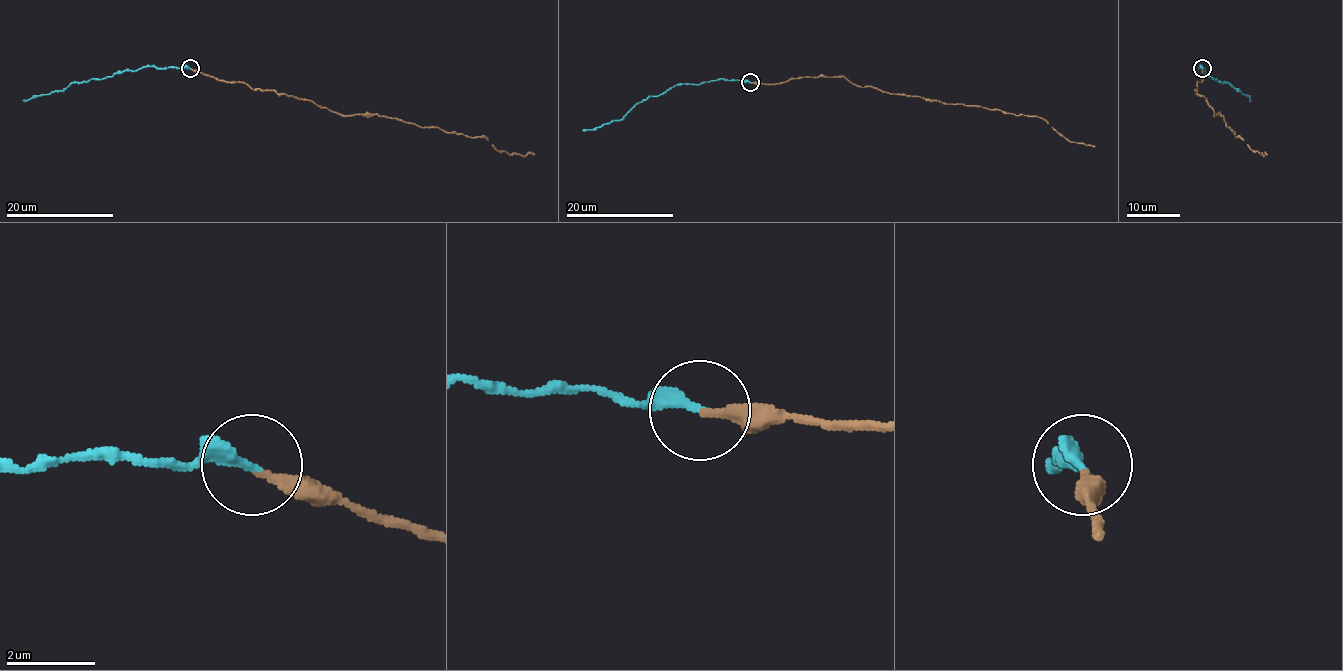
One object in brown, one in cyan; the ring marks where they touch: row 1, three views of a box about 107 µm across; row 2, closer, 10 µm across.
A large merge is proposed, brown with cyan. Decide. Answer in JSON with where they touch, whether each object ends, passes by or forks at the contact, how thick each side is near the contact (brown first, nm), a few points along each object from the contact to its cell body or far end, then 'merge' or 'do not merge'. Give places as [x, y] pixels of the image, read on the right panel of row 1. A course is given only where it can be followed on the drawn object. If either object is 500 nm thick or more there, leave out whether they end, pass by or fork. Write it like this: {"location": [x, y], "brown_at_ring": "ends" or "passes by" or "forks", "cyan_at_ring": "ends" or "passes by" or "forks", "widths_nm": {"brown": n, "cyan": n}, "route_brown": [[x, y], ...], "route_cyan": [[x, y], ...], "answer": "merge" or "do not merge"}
{"location": [1202, 68], "brown_at_ring": "ends", "cyan_at_ring": "passes by", "widths_nm": {"brown": 240, "cyan": 200}, "route_brown": [[1203, 69], [1196, 94], [1252, 150], [1267, 155]], "route_cyan": [[1203, 69], [1199, 69], [1201, 66], [1213, 79], [1229, 82], [1251, 101]], "answer": "merge"}

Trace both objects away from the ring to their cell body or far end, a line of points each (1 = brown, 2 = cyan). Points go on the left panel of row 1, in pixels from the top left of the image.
1: (190, 69), (313, 101), (337, 113), (379, 114), (482, 137), (498, 150), (534, 155)
2: (190, 69), (143, 66), (137, 70), (117, 71), (102, 79), (71, 82), (59, 91), (23, 101)

